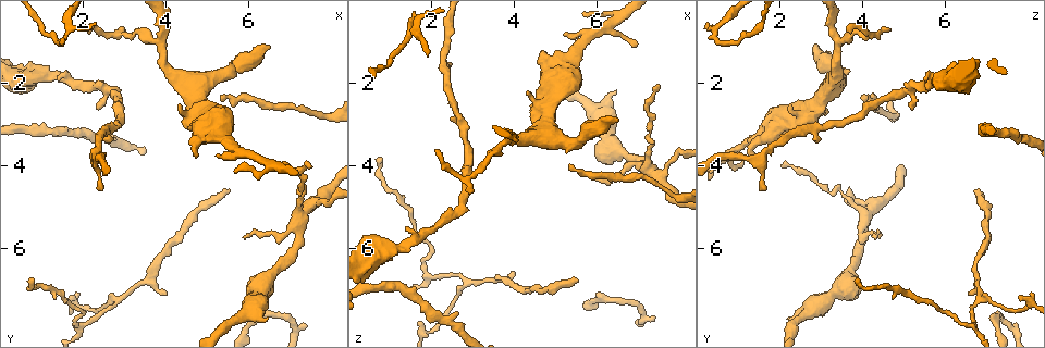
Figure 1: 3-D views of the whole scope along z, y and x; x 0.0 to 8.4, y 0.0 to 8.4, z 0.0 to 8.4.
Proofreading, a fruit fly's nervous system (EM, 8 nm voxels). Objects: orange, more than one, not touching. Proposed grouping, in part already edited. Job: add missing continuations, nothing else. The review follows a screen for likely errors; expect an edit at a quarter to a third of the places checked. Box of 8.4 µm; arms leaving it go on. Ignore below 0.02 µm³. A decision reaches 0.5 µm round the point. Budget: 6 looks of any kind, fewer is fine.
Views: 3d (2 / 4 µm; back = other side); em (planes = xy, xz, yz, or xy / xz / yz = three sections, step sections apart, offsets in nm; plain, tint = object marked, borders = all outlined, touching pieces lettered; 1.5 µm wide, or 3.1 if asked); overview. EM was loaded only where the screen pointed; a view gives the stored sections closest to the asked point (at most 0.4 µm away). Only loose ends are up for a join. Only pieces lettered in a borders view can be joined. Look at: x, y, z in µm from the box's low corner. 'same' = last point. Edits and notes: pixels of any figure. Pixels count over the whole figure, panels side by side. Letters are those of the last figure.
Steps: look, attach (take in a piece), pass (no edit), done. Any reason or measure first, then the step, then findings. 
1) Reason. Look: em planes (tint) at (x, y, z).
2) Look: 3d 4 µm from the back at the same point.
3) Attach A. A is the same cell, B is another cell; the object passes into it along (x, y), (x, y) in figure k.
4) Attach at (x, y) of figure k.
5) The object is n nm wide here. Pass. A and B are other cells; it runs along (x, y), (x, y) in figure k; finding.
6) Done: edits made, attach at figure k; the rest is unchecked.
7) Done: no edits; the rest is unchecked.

Free end. Look: em planes (borders) at (5.50, 4.60, 6.70).

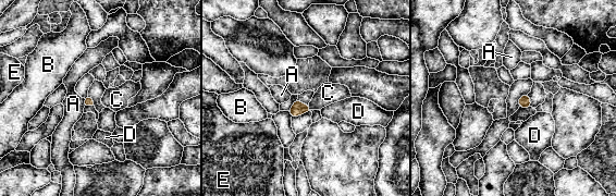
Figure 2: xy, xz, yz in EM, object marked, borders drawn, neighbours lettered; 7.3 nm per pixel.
The longest contact is with A, 70 nm. Attach C. C is the same cell, A, B, D and E are other cells; it goes on there.

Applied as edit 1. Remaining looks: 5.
Look: overview.

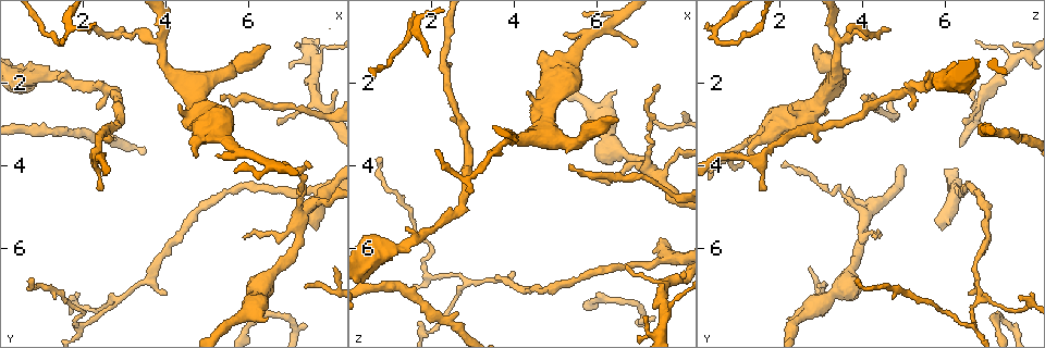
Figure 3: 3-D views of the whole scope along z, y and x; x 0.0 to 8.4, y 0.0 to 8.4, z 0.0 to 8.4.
An open end. Look: 3d 4 µm at (7.55, 4.00, 2.05).

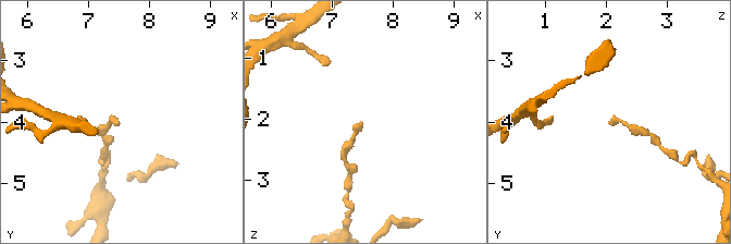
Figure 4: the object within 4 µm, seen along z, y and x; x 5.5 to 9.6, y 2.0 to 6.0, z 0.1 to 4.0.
Look: em xy step 4 (borders) at (7.55, 3.95, 2.05).

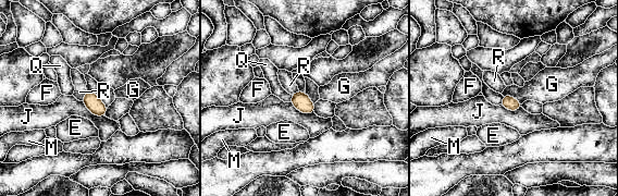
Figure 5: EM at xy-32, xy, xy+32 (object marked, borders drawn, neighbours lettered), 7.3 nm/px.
Look: em planes (borders) at the same point.

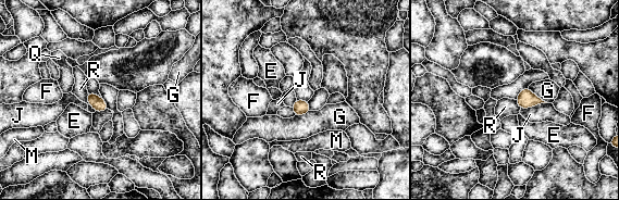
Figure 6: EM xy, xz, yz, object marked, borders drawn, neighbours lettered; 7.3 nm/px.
The object is 90 nm wide here. Pass. E, F, G, J, M, Q and R are other cells; a border runs along (87, 91), (87, 102), (95, 111) in figure 6; no lettered piece goes on from it.

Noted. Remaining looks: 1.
Done: edits made, attach at figure 2; the rest is unchecked.

